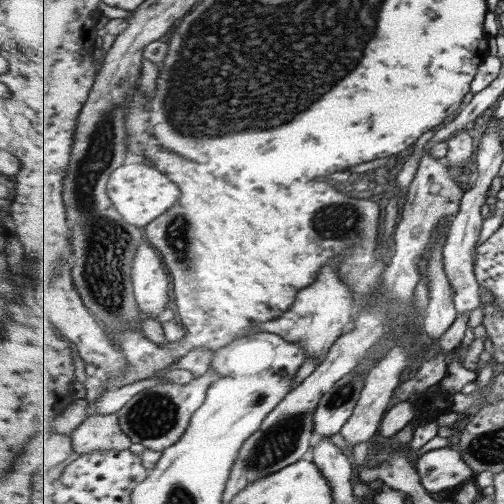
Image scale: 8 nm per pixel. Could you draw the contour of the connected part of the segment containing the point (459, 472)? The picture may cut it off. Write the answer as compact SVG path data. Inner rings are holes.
M447 446L420 456L416 468L427 492L455 492L476 476L476 472L463 460L461 452Z

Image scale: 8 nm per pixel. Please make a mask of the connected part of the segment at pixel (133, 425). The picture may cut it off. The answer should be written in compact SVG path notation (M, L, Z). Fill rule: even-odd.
M209 368L207 373L194 377L188 384L167 382L139 392L118 412L123 432L128 434L135 444L143 444L147 449L165 451L185 435L193 414L203 406L209 388L217 378L215 368Z

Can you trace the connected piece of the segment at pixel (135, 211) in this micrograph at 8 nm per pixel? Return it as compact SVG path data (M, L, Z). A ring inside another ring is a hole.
M130 160L113 172L108 182L108 193L123 218L135 226L147 226L152 223L155 218L173 208L181 198L181 189L177 184L173 184L167 174L155 166L137 160Z

